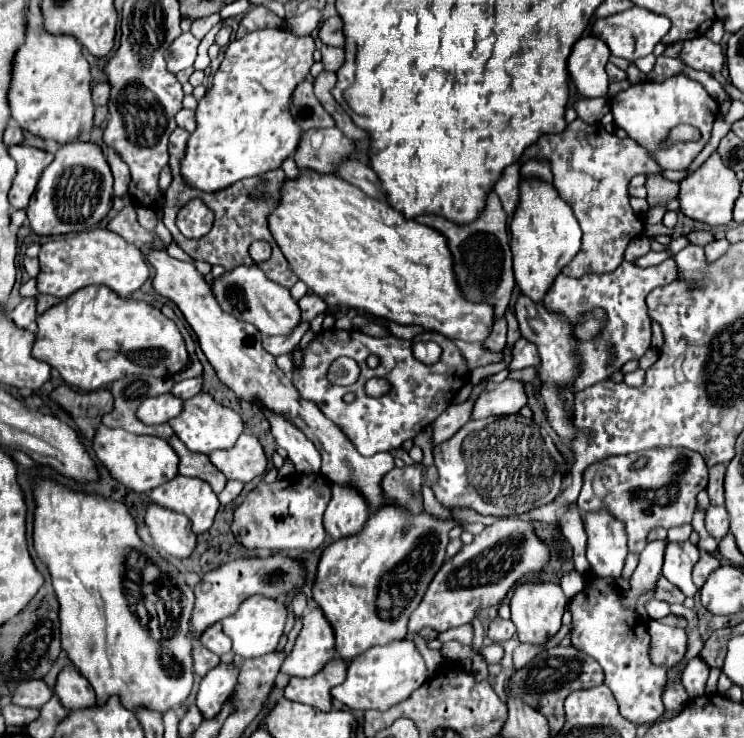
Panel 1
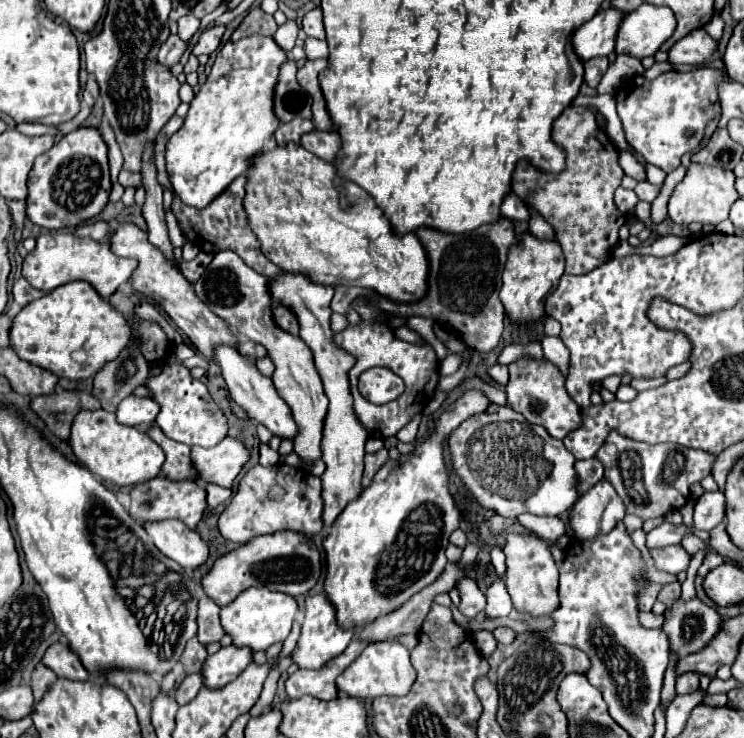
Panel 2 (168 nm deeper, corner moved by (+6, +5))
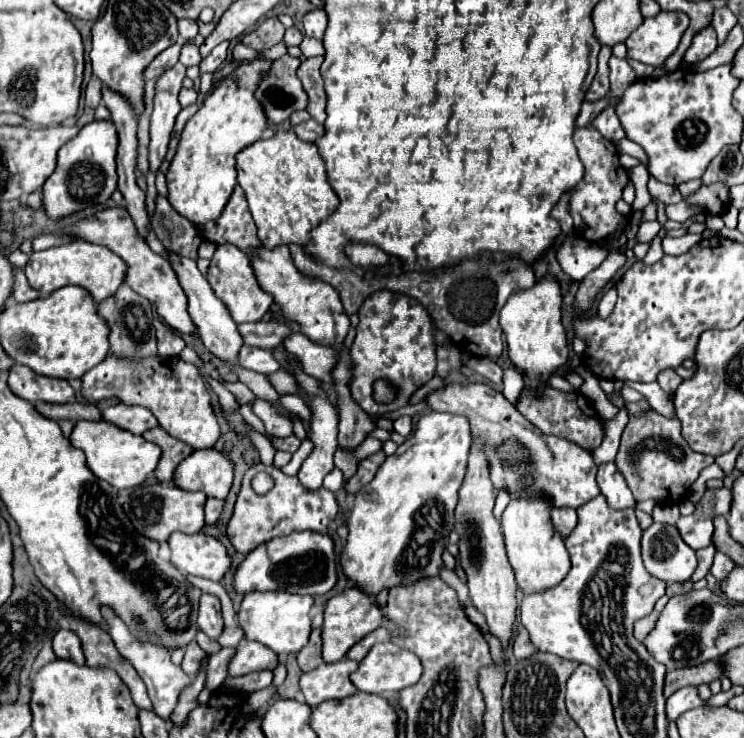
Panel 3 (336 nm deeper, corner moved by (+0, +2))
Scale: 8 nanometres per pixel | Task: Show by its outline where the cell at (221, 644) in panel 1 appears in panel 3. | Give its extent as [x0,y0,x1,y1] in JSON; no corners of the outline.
[199,594,223,640]

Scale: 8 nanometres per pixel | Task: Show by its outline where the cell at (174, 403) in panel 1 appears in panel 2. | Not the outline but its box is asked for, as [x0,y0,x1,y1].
[115,395,157,429]

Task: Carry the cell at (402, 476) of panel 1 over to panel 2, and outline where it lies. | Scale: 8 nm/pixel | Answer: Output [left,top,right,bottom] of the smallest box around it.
[361,449,387,487]

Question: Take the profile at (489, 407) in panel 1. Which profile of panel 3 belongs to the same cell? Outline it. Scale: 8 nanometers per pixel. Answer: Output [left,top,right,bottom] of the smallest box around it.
[341,412,469,596]

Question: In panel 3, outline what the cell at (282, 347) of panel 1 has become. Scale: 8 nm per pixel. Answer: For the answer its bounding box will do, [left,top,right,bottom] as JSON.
[239,346,281,374]

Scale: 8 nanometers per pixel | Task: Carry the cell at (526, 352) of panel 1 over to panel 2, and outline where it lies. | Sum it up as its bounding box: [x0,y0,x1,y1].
[505,359,581,439]

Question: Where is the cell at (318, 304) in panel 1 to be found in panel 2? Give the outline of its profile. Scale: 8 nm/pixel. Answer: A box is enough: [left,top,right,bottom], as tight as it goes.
[273,305,299,335]

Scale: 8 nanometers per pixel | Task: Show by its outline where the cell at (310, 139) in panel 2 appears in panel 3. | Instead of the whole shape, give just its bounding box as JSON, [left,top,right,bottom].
[293,120,325,144]

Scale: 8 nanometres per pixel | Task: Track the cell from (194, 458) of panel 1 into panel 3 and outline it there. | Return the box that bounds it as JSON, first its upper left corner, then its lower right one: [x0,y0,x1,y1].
[143,428,193,484]

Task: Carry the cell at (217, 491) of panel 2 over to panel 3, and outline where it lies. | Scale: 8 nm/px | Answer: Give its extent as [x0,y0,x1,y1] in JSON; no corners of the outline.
[205,498,225,524]

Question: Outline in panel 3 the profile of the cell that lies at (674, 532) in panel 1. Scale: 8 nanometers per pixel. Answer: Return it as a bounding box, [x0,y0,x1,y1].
[691,544,715,582]

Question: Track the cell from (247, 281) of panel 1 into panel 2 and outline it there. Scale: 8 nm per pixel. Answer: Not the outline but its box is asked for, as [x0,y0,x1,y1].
[193,251,327,465]

